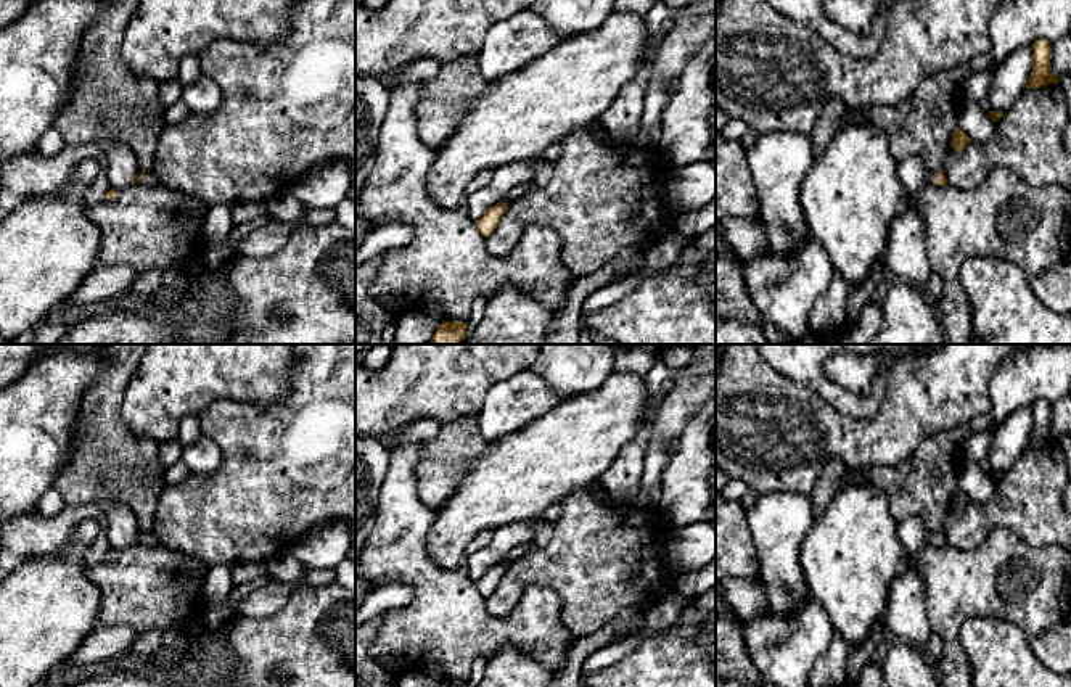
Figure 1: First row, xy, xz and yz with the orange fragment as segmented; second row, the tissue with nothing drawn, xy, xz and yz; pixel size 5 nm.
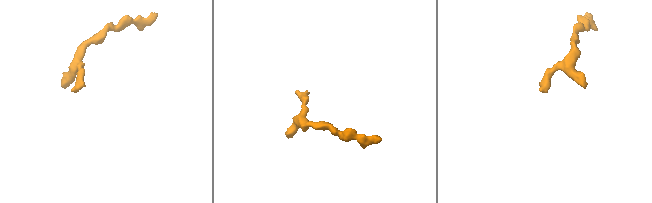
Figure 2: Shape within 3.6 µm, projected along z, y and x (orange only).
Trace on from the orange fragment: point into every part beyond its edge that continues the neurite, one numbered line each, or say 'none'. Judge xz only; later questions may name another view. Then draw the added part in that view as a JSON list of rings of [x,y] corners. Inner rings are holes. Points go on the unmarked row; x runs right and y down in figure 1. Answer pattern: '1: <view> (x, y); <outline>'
1: xz (517, 552); [[[518,545],[510,550],[510,553],[505,557],[505,565],[510,566],[513,565],[524,552],[527,550],[526,545]]]

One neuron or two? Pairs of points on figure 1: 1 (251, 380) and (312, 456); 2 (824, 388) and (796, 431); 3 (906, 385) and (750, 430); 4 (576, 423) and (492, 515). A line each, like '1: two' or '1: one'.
1: two
2: two
3: one
4: one

